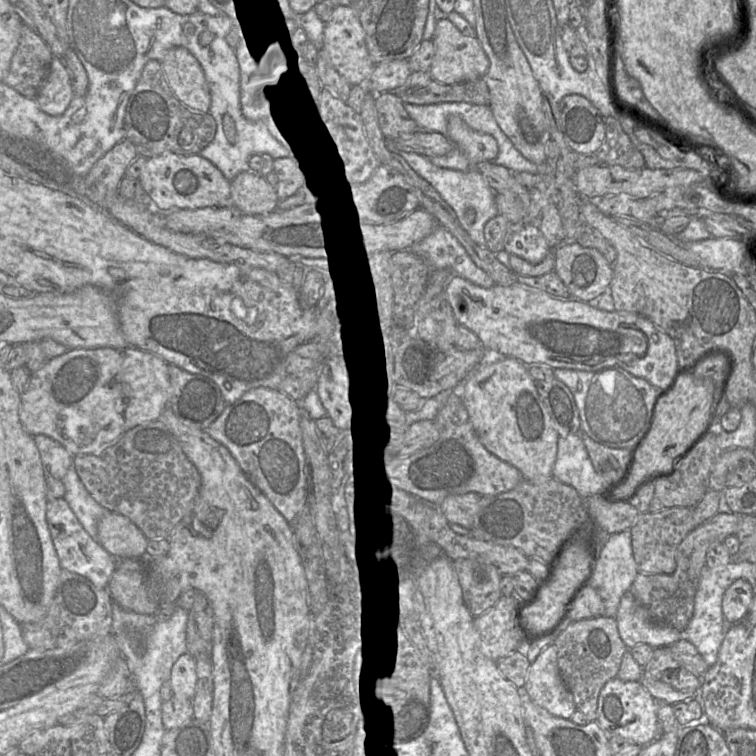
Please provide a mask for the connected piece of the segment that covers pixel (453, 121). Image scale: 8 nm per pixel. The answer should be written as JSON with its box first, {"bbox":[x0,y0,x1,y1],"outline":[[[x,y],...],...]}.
{"bbox":[447,115,498,166],"outline":[[[457,115],[449,117],[447,137],[464,153],[472,166],[484,161],[494,161],[498,156],[496,139],[473,130]]]}

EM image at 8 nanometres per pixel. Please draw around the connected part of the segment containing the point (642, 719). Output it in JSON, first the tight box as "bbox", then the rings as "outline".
{"bbox":[596,677,658,746],"outline":[[[618,677],[609,680],[598,697],[596,722],[608,736],[620,736],[645,746],[655,740],[658,702],[640,681],[623,681]]]}

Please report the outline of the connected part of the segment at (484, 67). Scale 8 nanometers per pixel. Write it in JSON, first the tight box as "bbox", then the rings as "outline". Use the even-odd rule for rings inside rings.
{"bbox":[430,19,489,85],"outline":[[[448,19],[437,21],[433,37],[435,55],[430,67],[432,79],[447,85],[483,78],[489,69],[489,59],[476,37],[465,36]]]}

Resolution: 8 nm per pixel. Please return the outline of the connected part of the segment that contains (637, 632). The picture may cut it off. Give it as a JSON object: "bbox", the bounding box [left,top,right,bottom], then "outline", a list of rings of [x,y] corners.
{"bbox":[615,591,684,649],"outline":[[[630,591],[621,598],[615,619],[619,635],[628,649],[638,644],[648,644],[654,649],[669,647],[684,637],[684,632],[654,622]]]}

